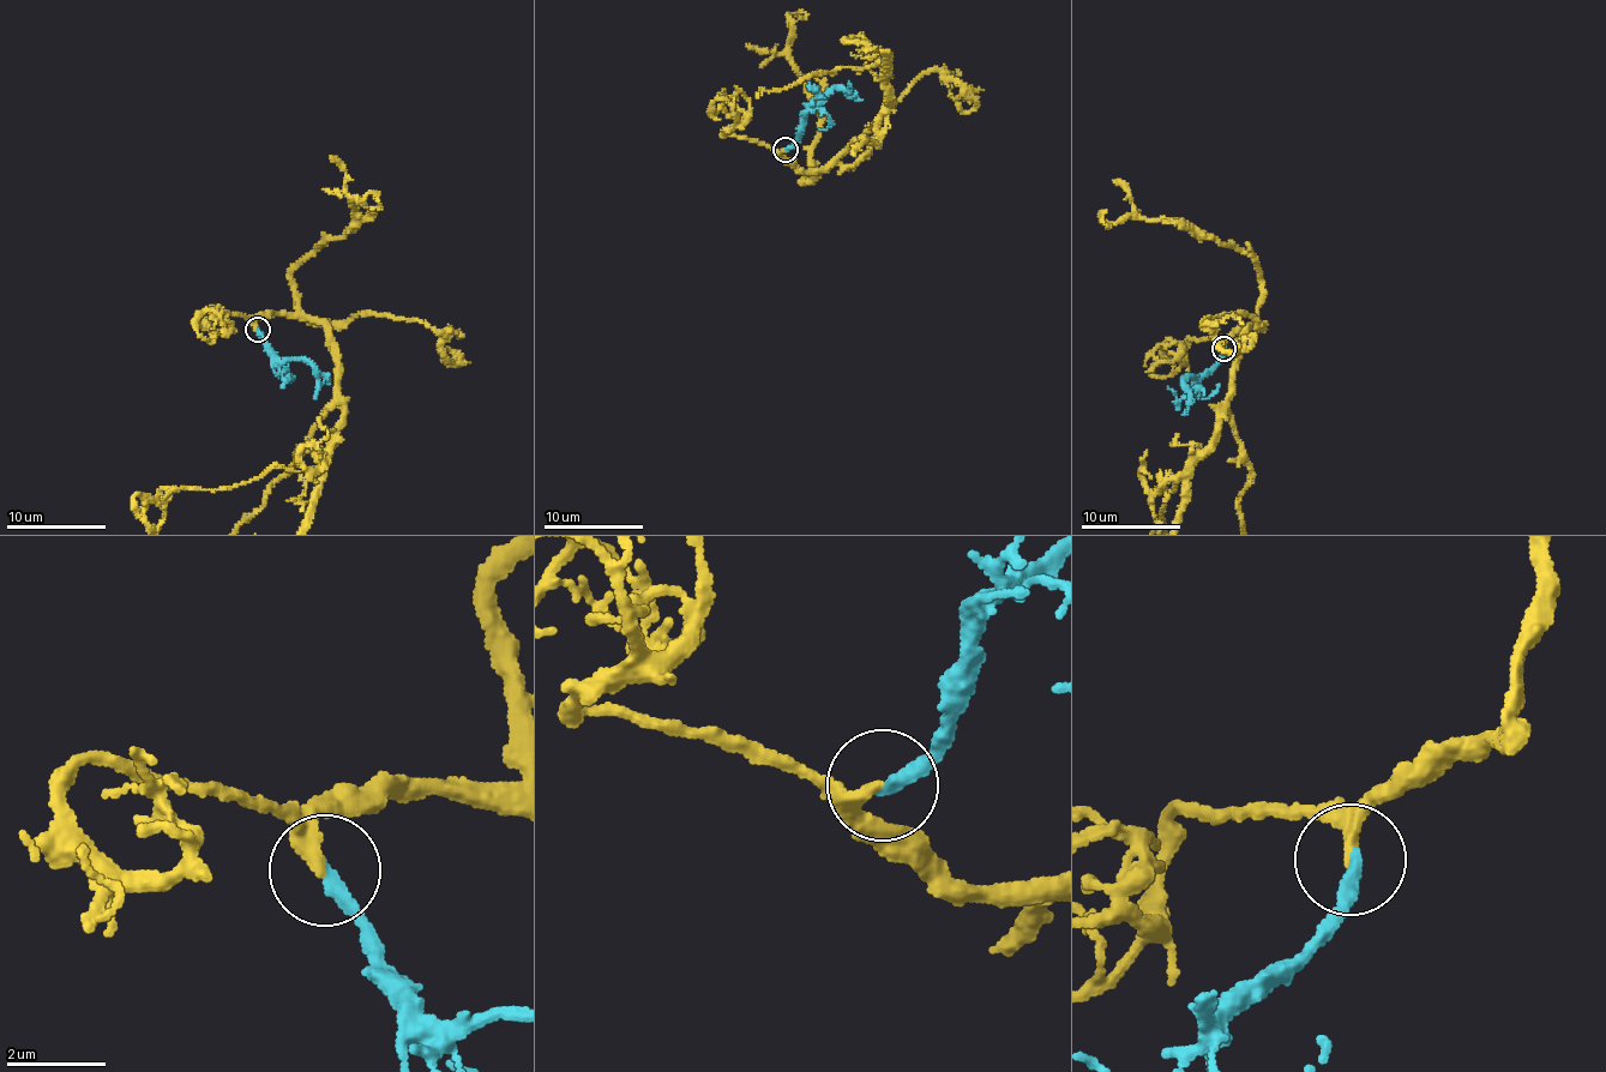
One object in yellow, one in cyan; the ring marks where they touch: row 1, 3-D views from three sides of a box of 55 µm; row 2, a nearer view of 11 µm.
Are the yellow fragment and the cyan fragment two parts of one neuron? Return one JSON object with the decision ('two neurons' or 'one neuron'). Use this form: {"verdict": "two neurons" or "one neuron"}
{"verdict": "one neuron"}

